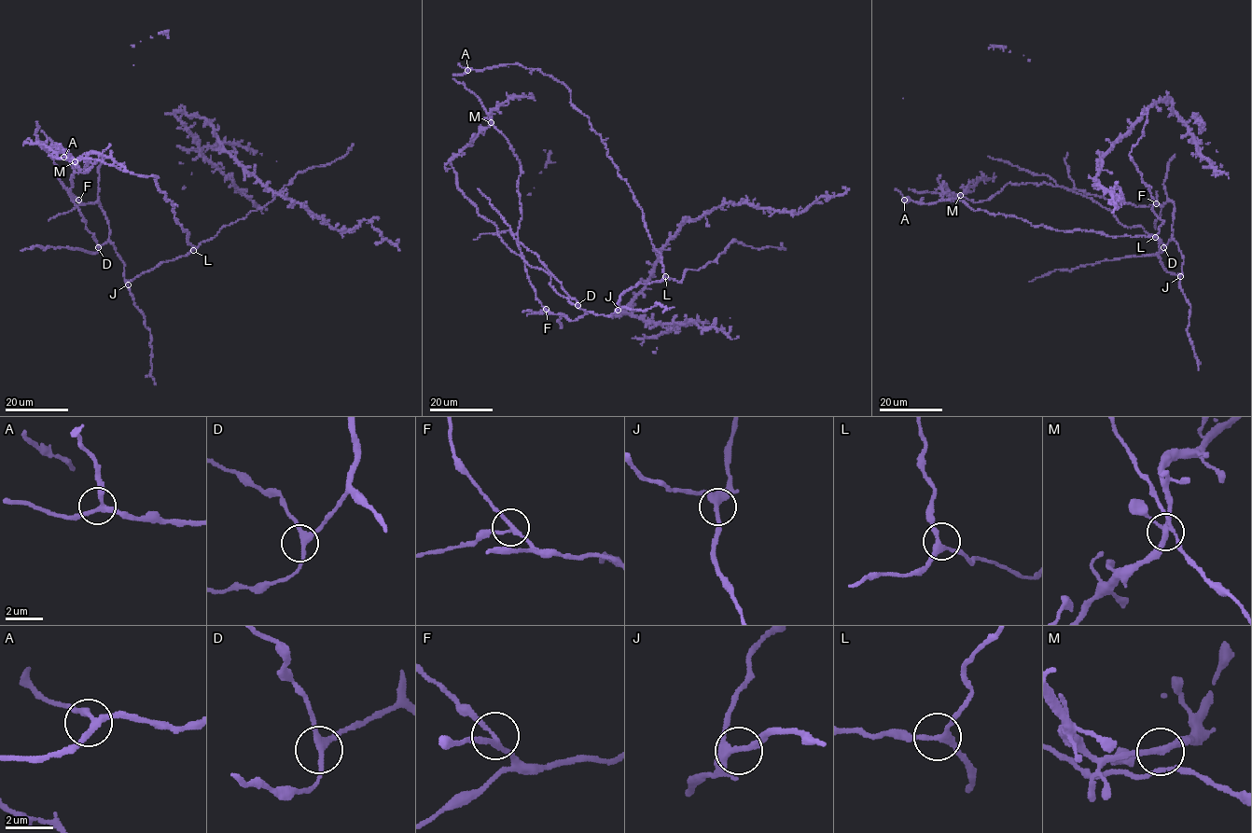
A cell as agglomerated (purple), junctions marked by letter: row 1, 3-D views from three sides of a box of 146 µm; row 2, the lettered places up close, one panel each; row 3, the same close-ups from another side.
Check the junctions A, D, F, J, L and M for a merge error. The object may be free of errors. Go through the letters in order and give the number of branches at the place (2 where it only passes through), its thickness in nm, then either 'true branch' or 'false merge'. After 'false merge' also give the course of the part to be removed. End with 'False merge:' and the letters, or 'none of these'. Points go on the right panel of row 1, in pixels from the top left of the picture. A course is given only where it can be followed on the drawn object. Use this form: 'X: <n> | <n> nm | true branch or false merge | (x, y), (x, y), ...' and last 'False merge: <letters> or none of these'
A: 3 | 220 nm | true branch
D: 3 | 240 nm | true branch
F: 3 | 200 nm | true branch
J: 3 | 240 nm | true branch
L: 3 | 260 nm | true branch
M: 3 | 200 nm | true branch
False merge: none of these

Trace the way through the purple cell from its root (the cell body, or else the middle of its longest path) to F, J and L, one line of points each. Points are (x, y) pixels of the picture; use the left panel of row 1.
F: (146, 271), (130, 281), (125, 281), (123, 262), (109, 240), (104, 212), (98, 202), (82, 203), (78, 200)
J: (146, 271), (127, 282), (128, 284)
L: (146, 271), (193, 250)

